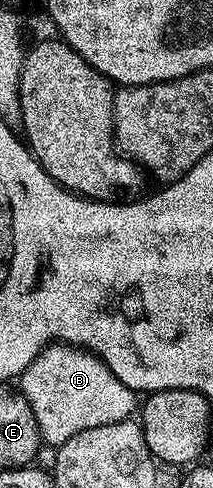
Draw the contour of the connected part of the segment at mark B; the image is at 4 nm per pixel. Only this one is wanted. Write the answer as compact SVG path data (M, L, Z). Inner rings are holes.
M69 344L47 345L18 377L17 384L33 410L33 418L37 418L39 438L44 445L64 444L73 434L81 434L81 430L130 420L137 412L136 392L125 386L95 353Z

